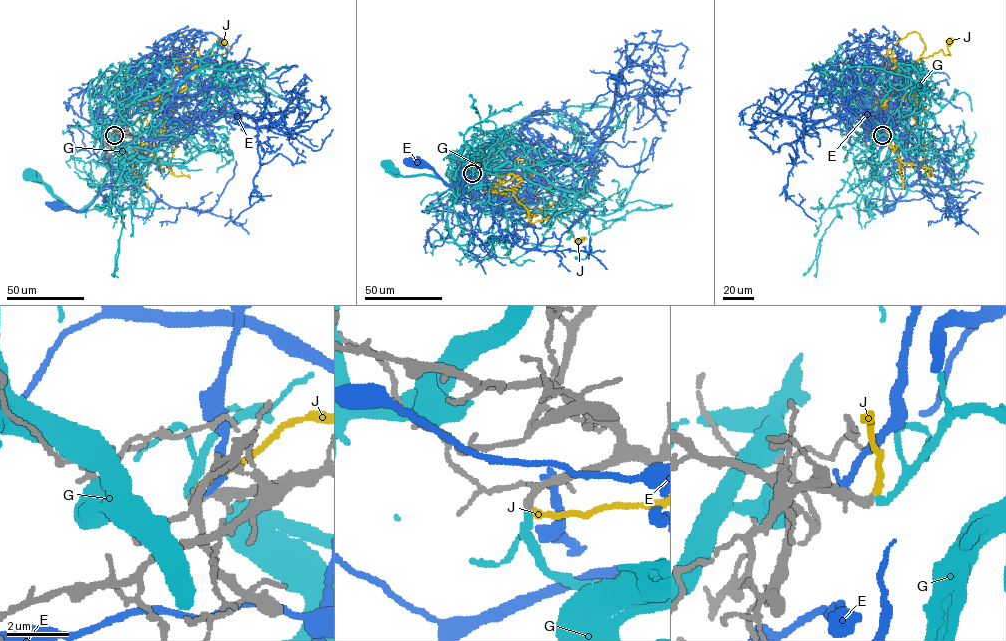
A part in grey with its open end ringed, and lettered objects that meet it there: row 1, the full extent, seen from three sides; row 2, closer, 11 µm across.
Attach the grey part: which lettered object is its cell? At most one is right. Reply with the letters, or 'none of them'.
G

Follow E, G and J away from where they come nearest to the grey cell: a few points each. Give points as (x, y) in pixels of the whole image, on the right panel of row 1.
E: (880, 135), (898, 116), (918, 148), (915, 162), (902, 159), (889, 169), (895, 205), (884, 211), (868, 205)
G: (882, 136), (886, 131), (891, 134), (886, 165), (906, 190), (885, 210), (886, 181), (874, 175)
J: (882, 135), (883, 107), (904, 70), (917, 59), (941, 49), (944, 54), (950, 54), (950, 40)

